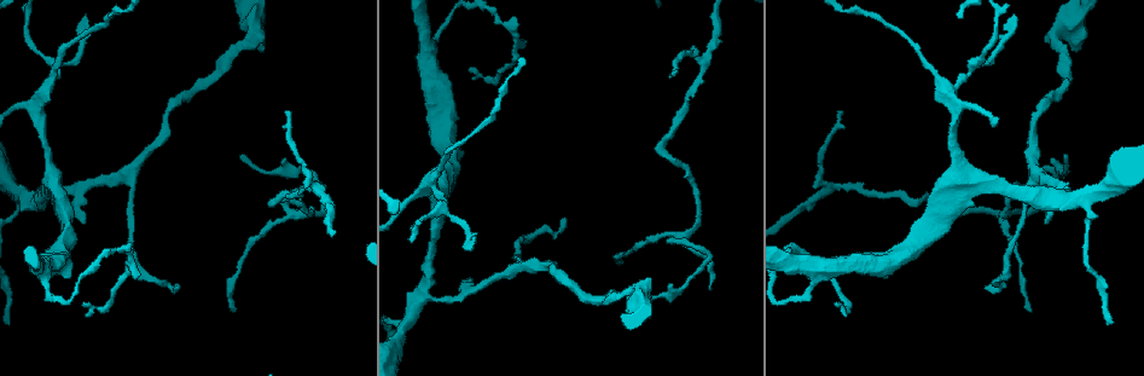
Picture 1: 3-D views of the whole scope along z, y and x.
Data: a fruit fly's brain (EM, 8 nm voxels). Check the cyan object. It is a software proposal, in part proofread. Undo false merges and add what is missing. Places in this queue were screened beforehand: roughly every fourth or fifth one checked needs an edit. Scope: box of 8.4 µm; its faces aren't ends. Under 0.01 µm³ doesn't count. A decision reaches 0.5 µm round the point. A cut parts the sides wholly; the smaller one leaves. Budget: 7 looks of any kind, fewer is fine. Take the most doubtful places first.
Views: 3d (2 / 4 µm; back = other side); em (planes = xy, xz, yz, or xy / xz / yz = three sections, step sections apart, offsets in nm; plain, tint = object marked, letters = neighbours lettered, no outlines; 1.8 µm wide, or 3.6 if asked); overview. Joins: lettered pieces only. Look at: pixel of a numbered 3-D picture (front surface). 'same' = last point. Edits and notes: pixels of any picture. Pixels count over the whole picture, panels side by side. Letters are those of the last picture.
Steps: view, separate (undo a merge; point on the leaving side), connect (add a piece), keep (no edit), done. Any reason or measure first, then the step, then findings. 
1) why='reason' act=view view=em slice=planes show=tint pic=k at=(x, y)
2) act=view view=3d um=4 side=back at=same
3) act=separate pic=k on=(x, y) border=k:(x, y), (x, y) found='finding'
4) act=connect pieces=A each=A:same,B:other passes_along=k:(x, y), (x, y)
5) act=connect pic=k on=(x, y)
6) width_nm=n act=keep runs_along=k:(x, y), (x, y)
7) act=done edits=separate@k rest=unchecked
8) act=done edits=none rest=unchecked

why='abrupt turn' act=view view=3d um=2 side=back pic=1 at=(42, 91)

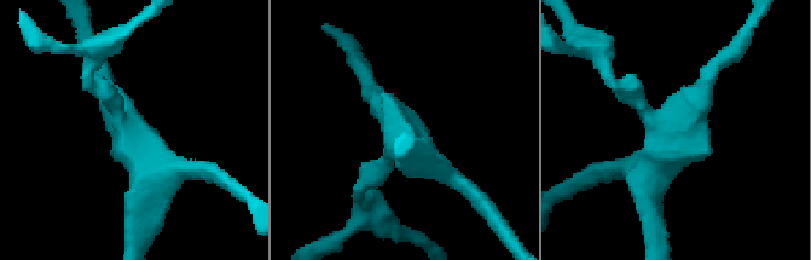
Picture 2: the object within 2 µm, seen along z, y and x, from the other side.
act=view view=em slice=yz step=8 show=tint pic=2 at=(669, 134)

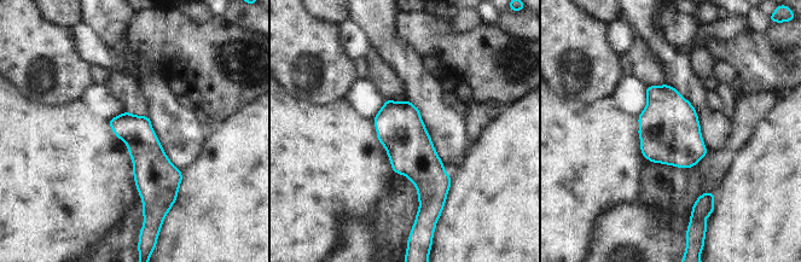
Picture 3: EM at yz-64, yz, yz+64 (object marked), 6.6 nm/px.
why='cut it another way' act=view view=em slice=planes show=letters at=same

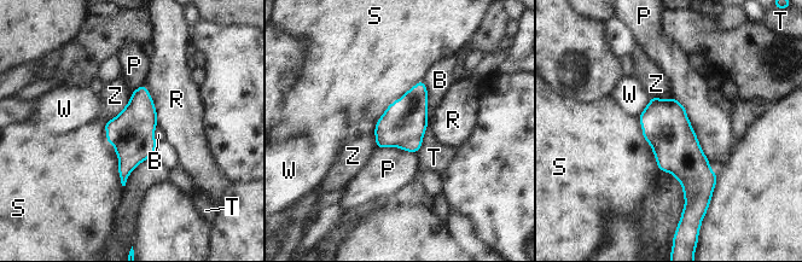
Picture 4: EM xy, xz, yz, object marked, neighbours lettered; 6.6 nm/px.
act=keep each=B:other,P:other,R:other,S:other,T:other,W:other,Z:other border=4:(133, 92), (128, 103), (104, 124) found='all the same neuron'

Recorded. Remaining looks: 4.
why='three arms meet' act=view view=em slice=yz step=4 show=tint pic=1 at=(827, 187)

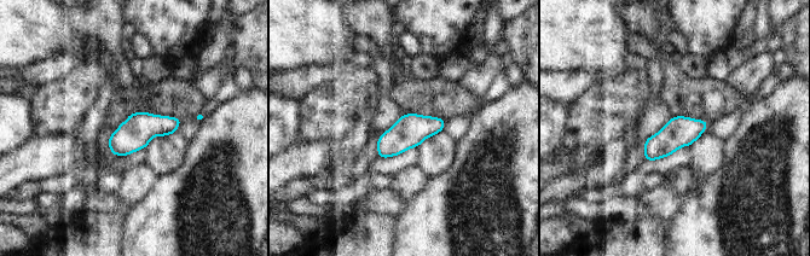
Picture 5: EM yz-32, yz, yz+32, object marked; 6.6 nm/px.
why='cut it another way' act=view view=em slice=planes show=letters at=same

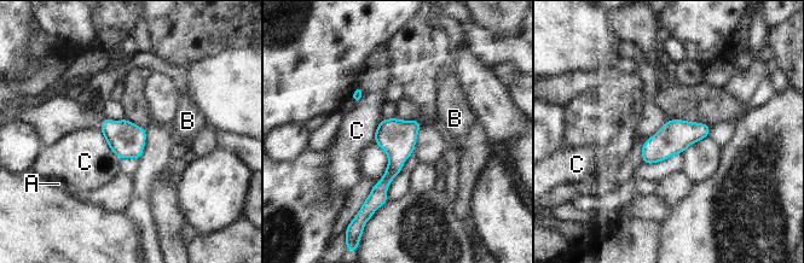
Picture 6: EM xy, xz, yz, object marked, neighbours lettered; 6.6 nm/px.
act=keep each=A:other,B:other,C:other found='one neuron here'

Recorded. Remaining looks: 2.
act=view view=3d um=2 side=back pic=1 at=(505, 25)

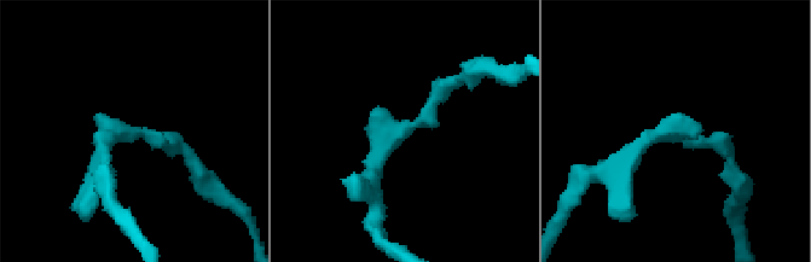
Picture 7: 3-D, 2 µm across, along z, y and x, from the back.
act=view view=em slice=planes show=letters pic=7 at=(405, 124)

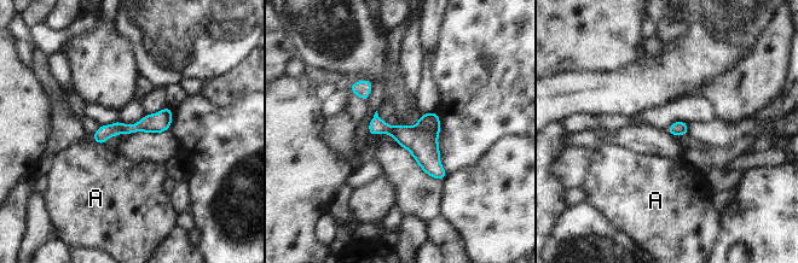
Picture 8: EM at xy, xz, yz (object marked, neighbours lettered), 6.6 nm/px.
act=keep each=A:other border=8:(94, 140), (102, 145) found='all the same neuron'

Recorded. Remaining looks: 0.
act=done edits=none rest=unchecked

